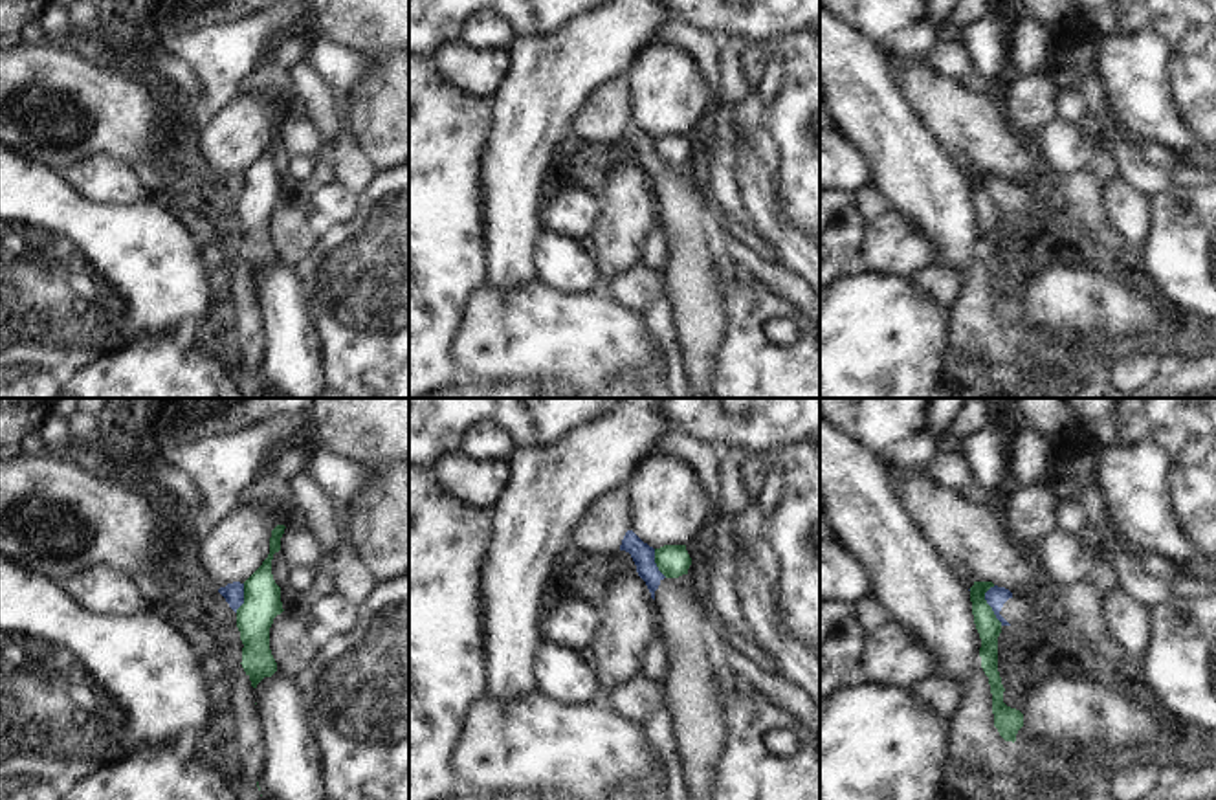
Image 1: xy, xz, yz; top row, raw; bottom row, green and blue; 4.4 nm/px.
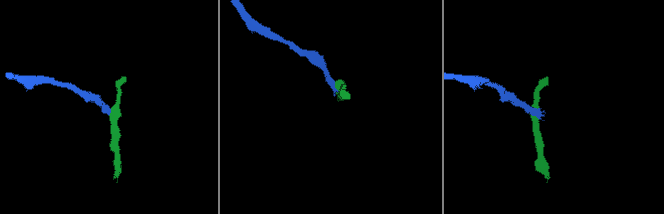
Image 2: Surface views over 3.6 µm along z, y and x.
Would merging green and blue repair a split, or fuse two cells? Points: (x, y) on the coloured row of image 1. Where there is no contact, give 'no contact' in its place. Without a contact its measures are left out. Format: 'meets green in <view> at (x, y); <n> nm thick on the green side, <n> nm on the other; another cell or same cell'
meets green in yz at (989, 606); 110 nm thick on the green side, 90 nm on the other; another cell

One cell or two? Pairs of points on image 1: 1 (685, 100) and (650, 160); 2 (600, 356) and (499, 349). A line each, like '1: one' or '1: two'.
1: two
2: one

